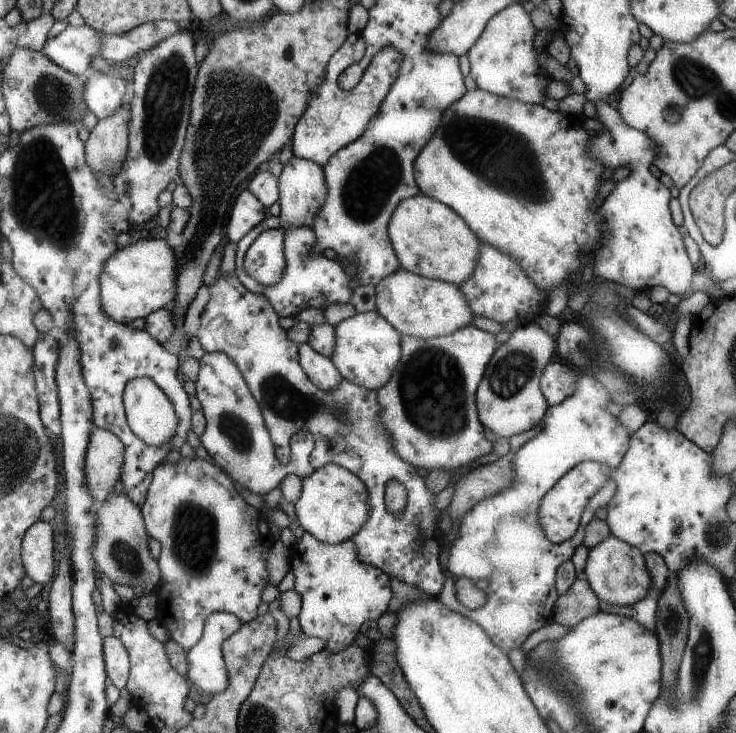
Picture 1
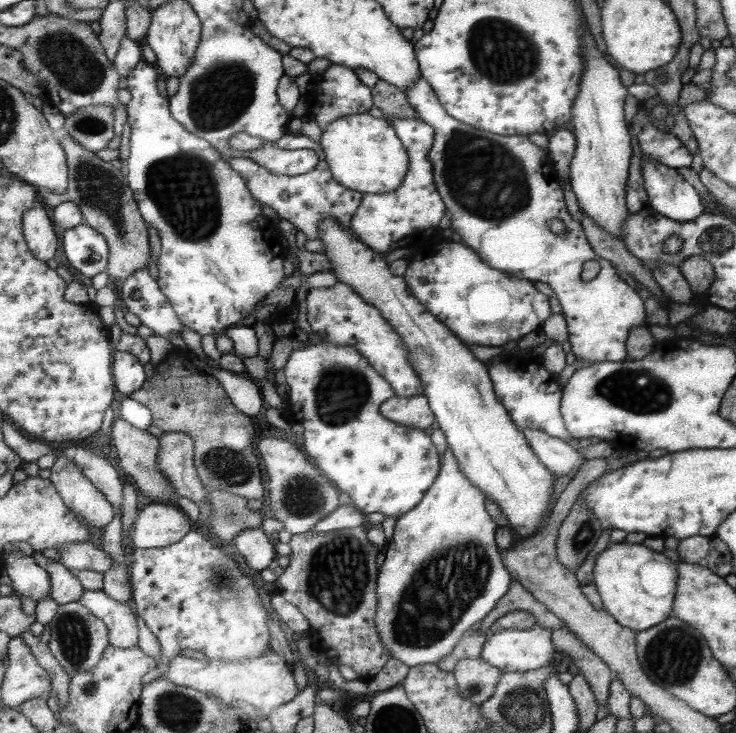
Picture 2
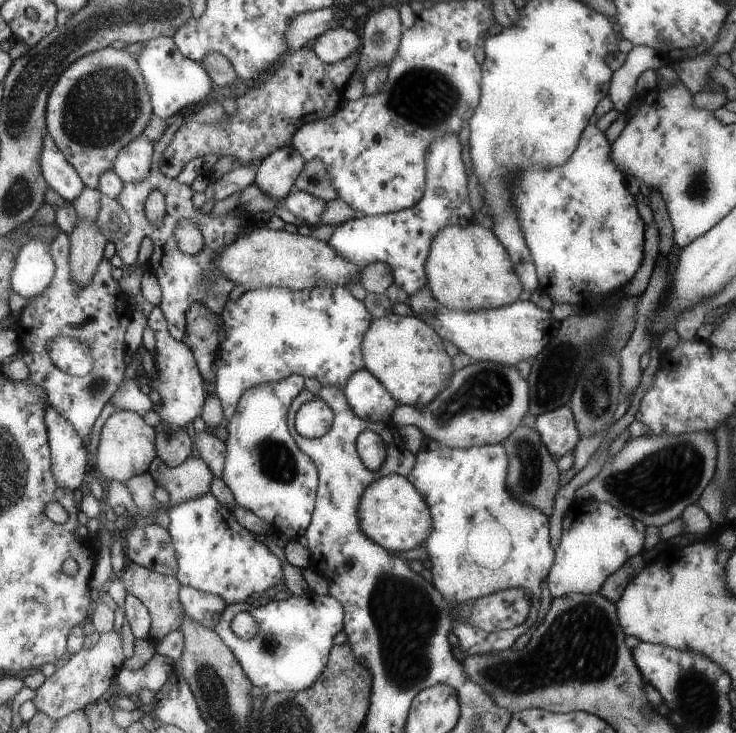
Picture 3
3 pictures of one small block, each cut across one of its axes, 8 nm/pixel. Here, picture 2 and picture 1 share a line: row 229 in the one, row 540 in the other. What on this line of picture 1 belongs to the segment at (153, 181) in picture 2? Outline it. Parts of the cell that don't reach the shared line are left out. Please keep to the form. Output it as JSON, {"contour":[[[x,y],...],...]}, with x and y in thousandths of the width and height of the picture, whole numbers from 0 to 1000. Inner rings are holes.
{"contour":[[[257,614],[249,617],[238,630],[221,628],[208,641],[202,674],[192,696],[202,737],[208,734],[219,742],[219,761],[213,764],[219,783],[213,797],[219,835],[211,840],[211,846],[227,857],[235,876],[257,889],[262,881],[268,881],[268,876],[273,876],[281,843],[289,835],[319,838],[330,851],[352,843],[349,835],[355,827],[355,808],[365,799],[363,759],[379,734],[363,720],[360,701],[336,688],[336,682],[319,666],[317,652],[303,638],[298,638],[292,630],[268,625]]]}

